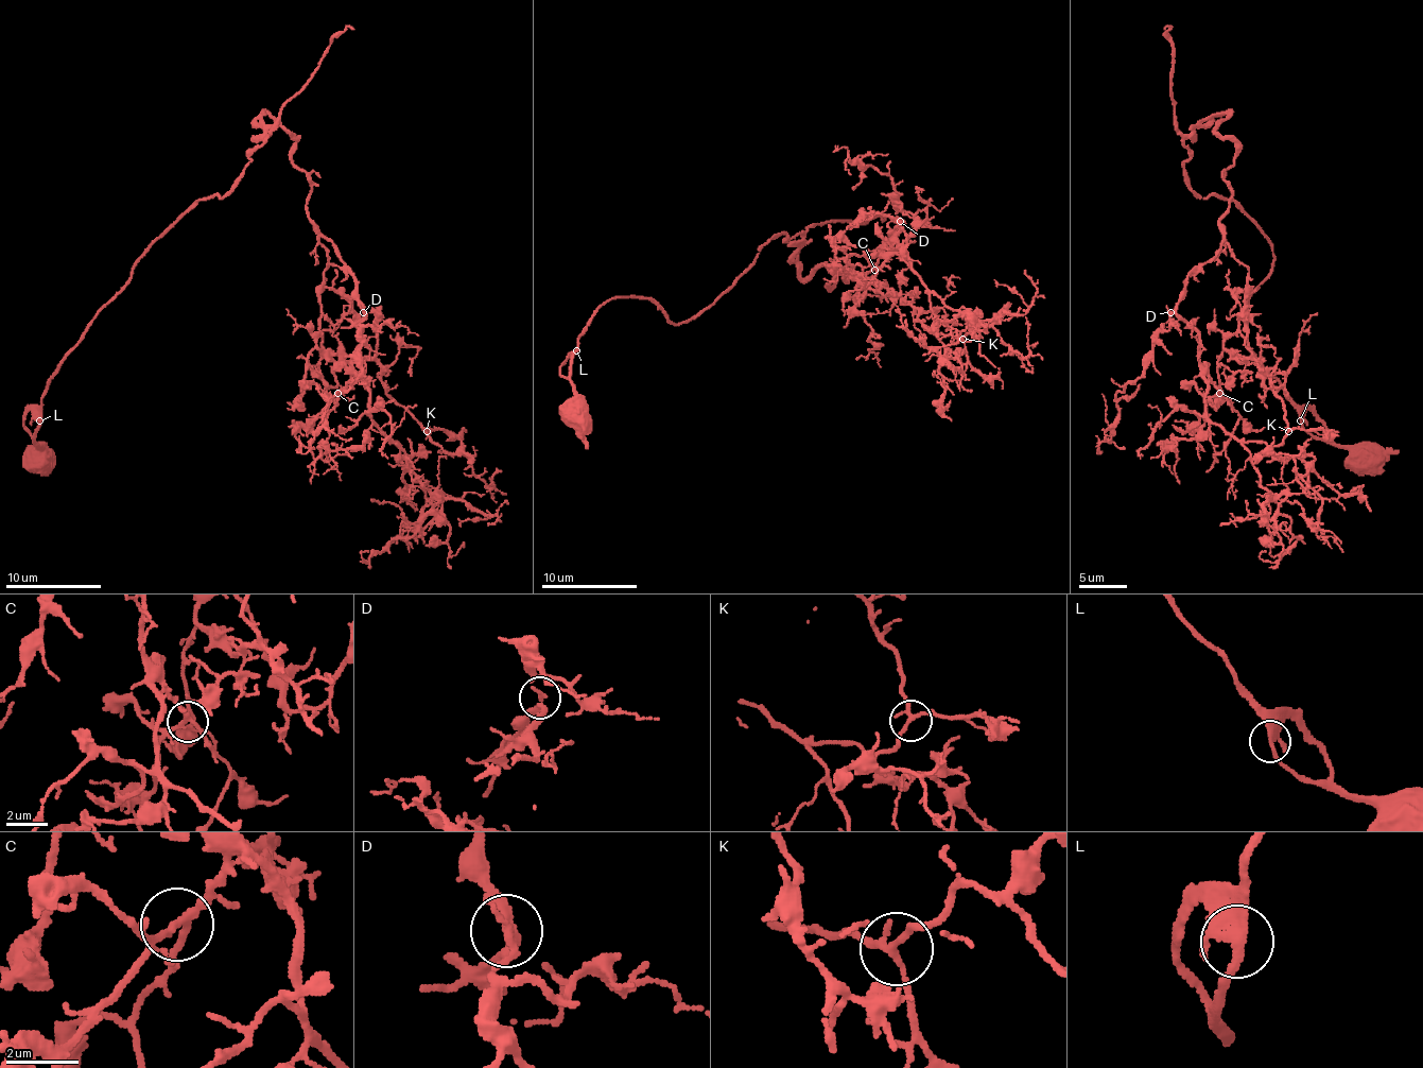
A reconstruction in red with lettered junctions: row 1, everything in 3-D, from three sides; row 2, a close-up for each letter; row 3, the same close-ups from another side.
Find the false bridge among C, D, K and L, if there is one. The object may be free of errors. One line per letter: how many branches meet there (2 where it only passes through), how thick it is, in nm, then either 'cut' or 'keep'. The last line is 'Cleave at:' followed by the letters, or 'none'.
C: 3 | 190 nm | keep
D: 3 | 200 nm | keep
K: 3 | 180 nm | keep
L: 3 | 200 nm | keep
Cleave at: none

